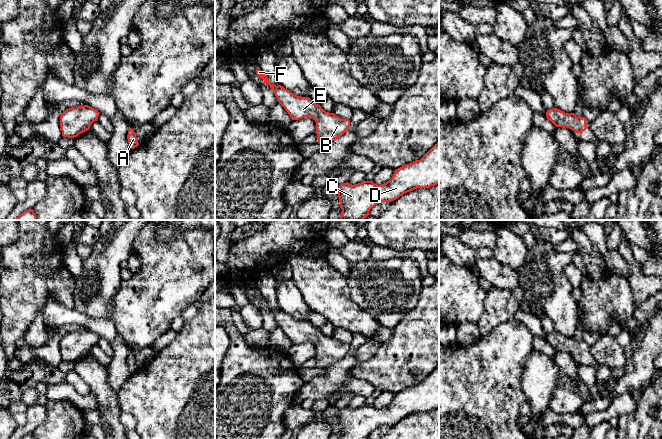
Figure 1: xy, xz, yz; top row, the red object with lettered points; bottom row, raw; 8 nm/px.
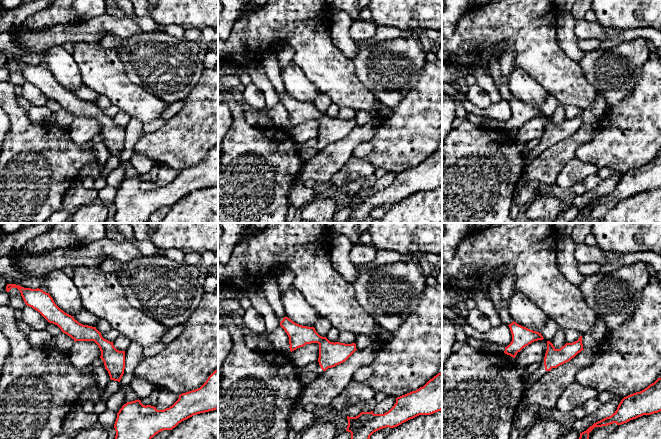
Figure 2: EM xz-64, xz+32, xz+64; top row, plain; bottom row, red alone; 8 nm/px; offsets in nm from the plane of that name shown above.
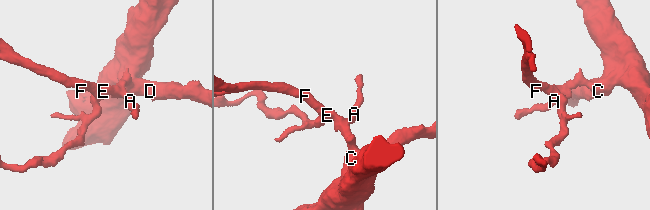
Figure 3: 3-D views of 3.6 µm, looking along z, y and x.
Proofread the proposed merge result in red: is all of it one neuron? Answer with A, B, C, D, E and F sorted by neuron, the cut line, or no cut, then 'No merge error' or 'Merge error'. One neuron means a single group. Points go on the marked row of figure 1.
Groups: A B C D E F. No split. No merge error

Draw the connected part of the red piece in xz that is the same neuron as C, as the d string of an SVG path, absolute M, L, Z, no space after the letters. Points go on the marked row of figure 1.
M439 143L420 160L396 169L392 178L384 184L377 185L372 181L363 181L355 185L350 185L348 182L339 185L338 197L342 209L340 220L363 220L376 204L391 202L414 189L429 188L437 184L439 184Z

